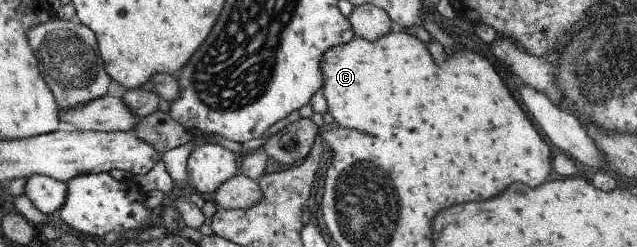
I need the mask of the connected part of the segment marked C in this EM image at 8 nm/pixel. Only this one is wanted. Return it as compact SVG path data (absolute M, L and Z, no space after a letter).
M395 29L382 34L373 42L354 35L354 39L348 43L331 47L322 56L322 93L327 101L328 112L338 125L368 135L393 136L394 129L389 129L386 123L388 121L396 123L402 109L406 109L406 113L408 113L408 115L404 113L402 127L418 127L418 115L414 115L414 113L426 111L426 107L430 107L430 97L432 97L432 87L434 87L434 67L436 67L436 63L428 52L426 43L414 35Z

